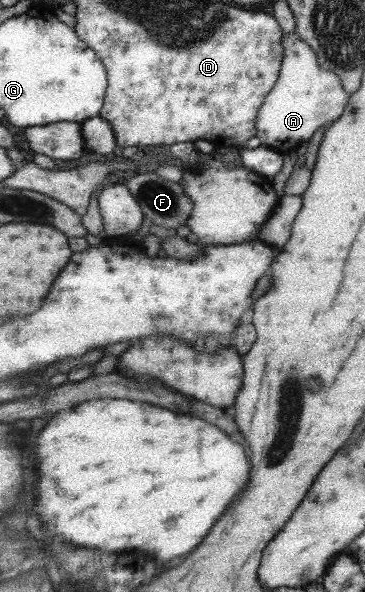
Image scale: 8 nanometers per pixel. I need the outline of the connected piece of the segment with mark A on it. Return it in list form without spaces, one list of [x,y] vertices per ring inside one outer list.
[[[282,33],[282,65],[278,80],[259,108],[255,124],[255,136],[261,145],[280,153],[295,149],[301,142],[308,141],[323,124],[332,124],[341,116],[347,96],[334,72],[318,64],[315,52],[297,33]]]

